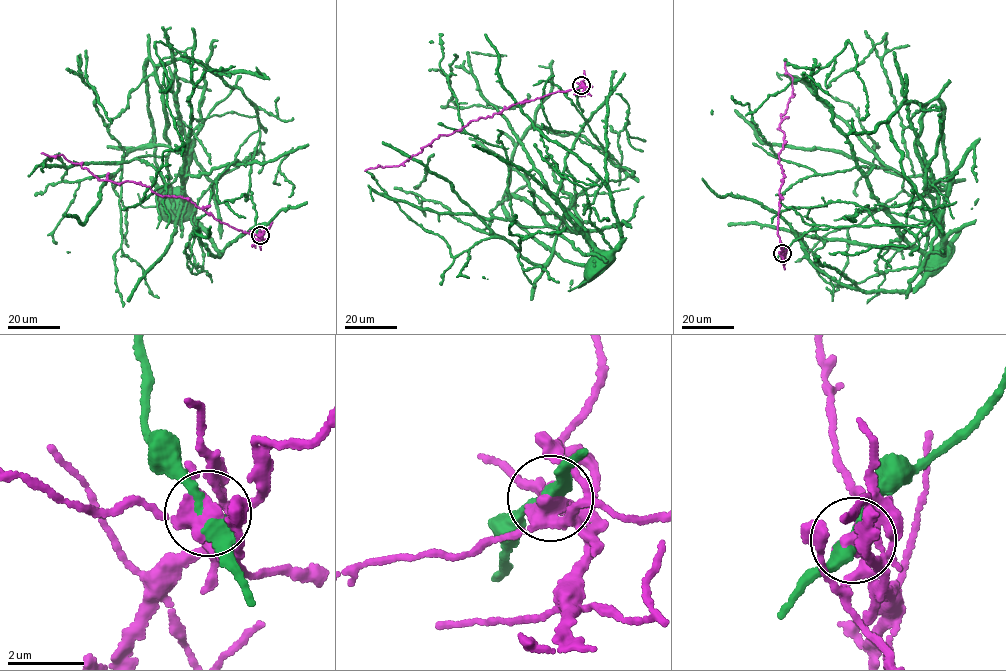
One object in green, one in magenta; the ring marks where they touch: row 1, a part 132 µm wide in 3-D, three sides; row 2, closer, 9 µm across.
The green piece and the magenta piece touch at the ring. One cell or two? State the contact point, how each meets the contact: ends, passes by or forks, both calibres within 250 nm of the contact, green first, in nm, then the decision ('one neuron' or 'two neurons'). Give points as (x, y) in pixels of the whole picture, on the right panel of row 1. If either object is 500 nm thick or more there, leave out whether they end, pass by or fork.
at (782, 253); green passes by; magenta forks there; 340 nm thick on the green side, 400 nm on the other; two neurons

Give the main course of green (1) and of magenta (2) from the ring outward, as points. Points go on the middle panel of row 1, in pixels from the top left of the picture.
1: (581, 86), (581, 116), (624, 169), (584, 137), (535, 125), (516, 147), (503, 202), (564, 261), (596, 263)
2: (581, 86), (516, 103), (449, 135), (440, 135), (398, 166), (364, 170)

